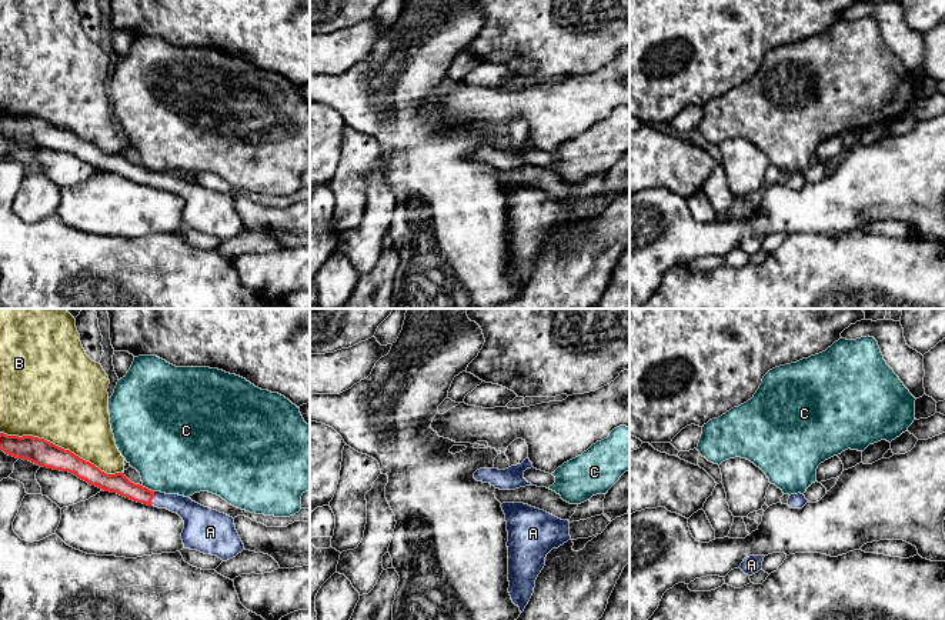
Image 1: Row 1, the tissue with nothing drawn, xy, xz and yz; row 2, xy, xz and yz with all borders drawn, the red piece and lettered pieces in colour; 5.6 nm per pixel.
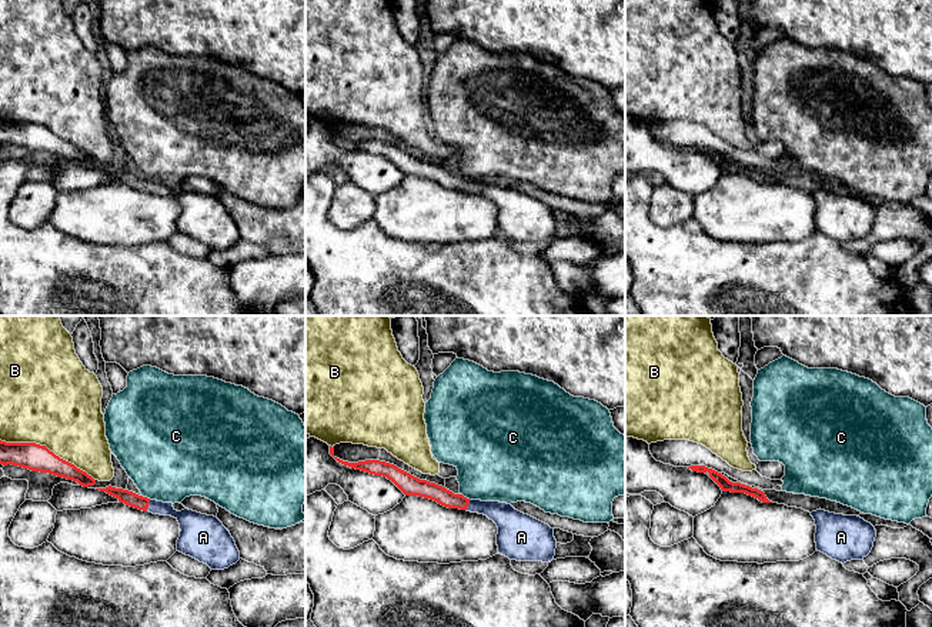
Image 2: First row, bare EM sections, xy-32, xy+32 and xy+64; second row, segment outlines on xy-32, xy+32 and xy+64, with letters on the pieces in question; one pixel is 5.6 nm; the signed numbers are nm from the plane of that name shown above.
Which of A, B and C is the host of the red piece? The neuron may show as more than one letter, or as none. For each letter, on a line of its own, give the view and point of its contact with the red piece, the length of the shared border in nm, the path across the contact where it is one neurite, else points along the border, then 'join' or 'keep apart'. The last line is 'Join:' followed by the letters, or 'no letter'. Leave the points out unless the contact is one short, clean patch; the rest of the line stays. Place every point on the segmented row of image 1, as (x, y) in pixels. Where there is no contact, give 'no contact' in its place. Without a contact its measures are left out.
A: contact xy (152, 499); length 80 nm; way xy (117, 483), (152, 499), (182, 504), (193, 514); join
B: contact xy (60, 447); length 750 nm; keep apart
C: contact xy (147, 489); length 80 nm; border xy (142, 486), (153, 492); keep apart
Join: A

